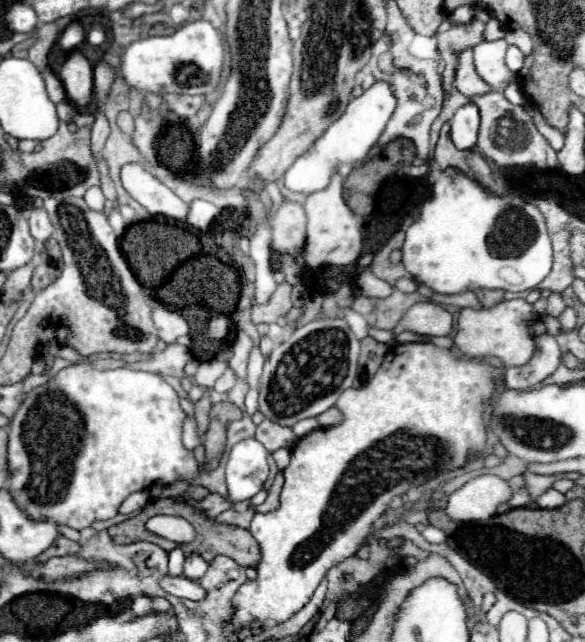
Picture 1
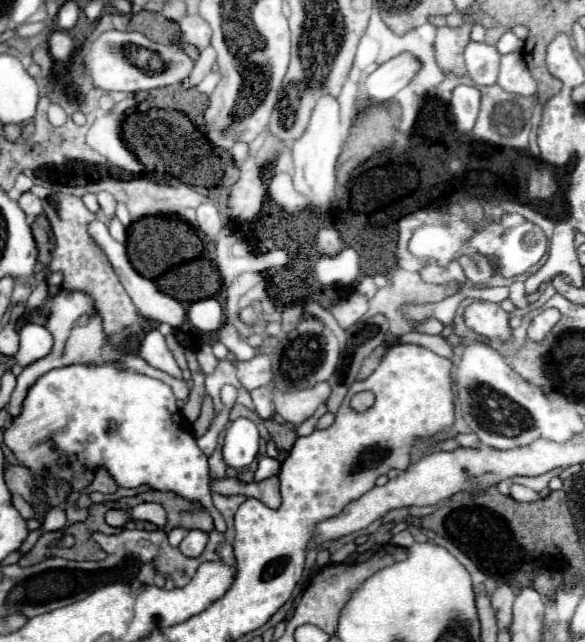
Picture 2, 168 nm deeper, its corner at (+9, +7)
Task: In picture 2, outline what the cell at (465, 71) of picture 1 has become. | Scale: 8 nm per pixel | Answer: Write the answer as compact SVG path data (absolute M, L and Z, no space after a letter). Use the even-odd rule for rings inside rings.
M464 24L462 28L438 28L436 34L436 62L446 74L464 76L464 58L462 52L470 42L472 24Z

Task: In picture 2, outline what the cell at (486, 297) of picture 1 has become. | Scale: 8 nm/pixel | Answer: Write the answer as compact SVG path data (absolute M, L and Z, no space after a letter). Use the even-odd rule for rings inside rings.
M464 256L464 260L460 260L460 264L462 264L466 278L474 286L486 286L494 274L492 264L488 264L488 260L480 260L480 256L472 256L472 258Z

